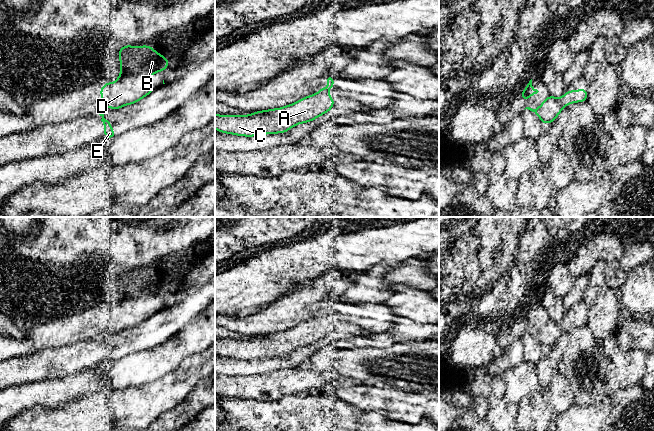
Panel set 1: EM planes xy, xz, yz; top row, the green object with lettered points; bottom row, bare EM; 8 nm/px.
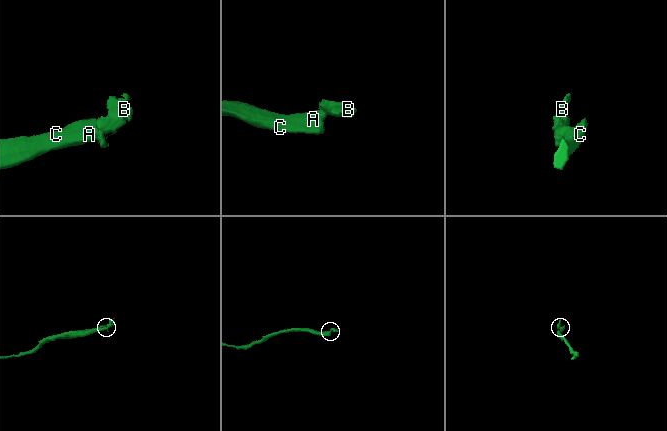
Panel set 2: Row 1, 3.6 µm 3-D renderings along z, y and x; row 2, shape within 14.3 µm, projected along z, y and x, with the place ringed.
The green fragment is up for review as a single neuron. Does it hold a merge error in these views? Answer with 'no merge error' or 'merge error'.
merge error

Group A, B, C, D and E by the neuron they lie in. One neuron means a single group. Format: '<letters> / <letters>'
A C / B D E

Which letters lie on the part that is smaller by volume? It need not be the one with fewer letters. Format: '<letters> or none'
B, D, E

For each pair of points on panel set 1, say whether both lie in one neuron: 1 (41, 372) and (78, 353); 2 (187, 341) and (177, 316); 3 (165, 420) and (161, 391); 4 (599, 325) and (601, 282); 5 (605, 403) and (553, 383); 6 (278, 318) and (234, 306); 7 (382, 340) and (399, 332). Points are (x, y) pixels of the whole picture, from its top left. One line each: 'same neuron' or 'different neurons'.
1: same neuron
2: different neurons
3: different neurons
4: same neuron
5: different neurons
6: different neurons
7: same neuron

